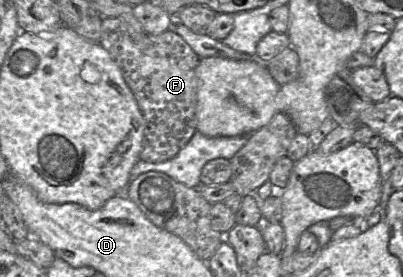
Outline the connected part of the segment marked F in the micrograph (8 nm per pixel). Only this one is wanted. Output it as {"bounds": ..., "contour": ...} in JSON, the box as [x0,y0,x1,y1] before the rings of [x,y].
{"bounds":[100,18,201,163],"contour":[[[119,18],[101,20],[100,45],[108,51],[131,89],[144,118],[140,160],[159,163],[169,160],[186,146],[196,129],[195,70],[201,58],[174,30],[134,41]]]}

